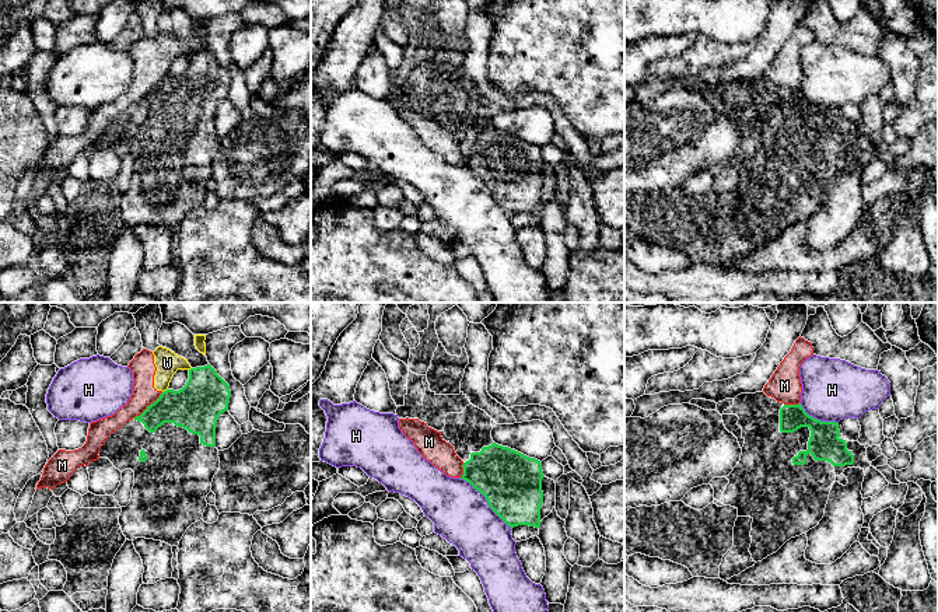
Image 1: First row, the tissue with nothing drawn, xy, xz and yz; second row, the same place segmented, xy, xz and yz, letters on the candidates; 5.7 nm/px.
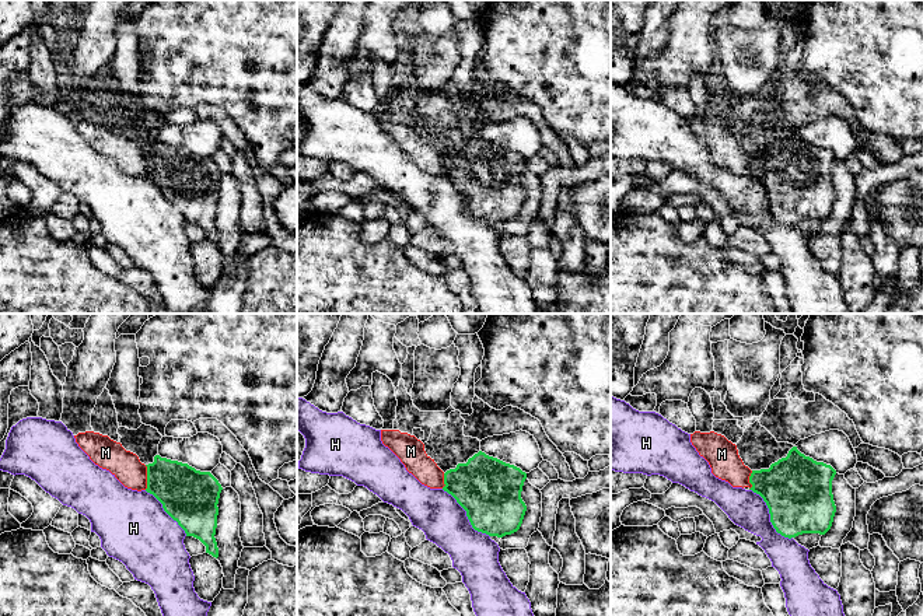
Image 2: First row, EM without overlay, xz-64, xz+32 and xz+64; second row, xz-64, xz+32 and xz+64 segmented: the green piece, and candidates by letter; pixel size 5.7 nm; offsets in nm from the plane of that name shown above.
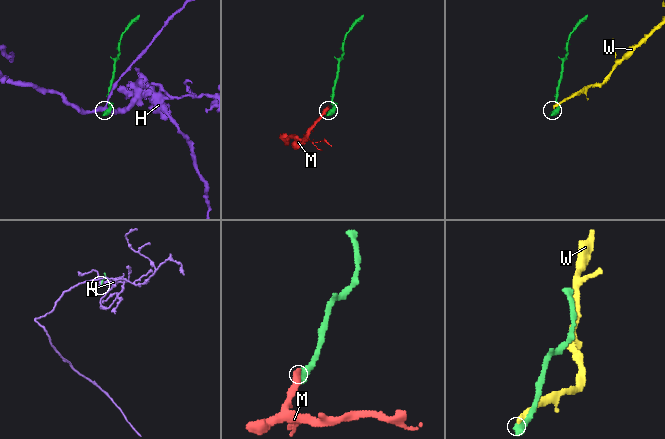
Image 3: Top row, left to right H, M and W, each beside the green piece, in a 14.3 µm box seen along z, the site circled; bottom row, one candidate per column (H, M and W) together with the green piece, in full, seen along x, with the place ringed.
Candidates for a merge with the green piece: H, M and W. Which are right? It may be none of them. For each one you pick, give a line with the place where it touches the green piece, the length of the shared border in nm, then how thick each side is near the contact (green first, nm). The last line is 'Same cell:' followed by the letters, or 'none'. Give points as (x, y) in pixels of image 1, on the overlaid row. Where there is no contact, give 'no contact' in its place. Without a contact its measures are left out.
Same cell: none

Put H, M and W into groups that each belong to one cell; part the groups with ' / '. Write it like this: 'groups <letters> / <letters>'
groups H / M W

